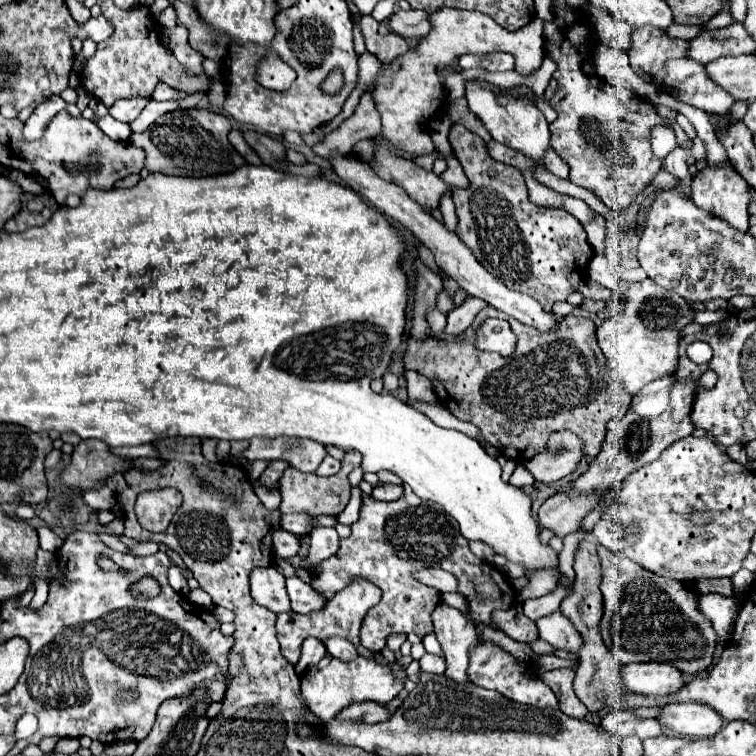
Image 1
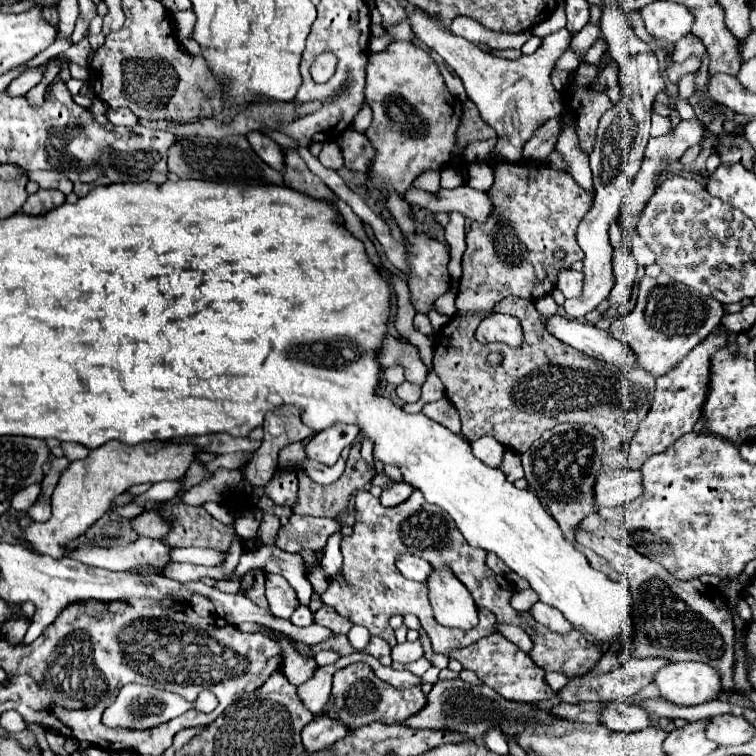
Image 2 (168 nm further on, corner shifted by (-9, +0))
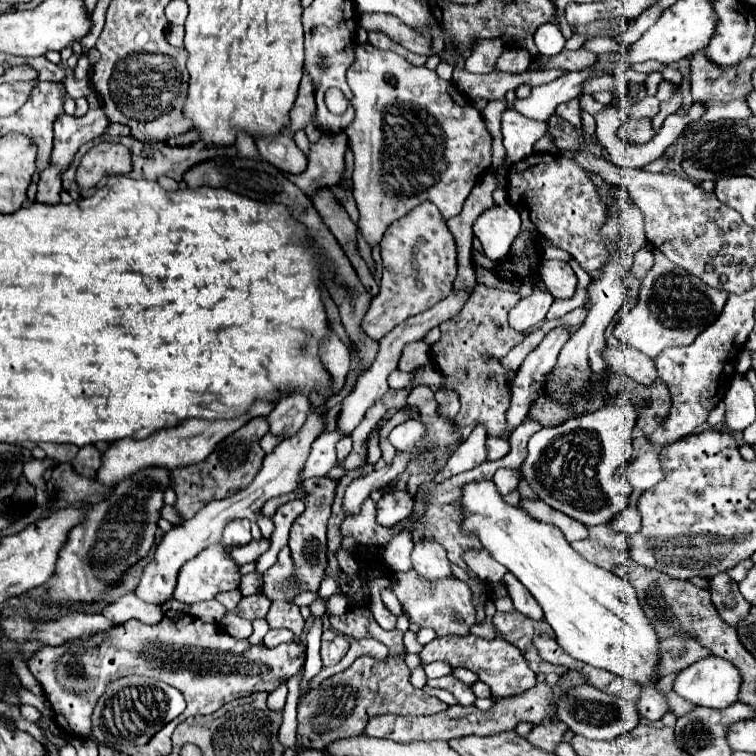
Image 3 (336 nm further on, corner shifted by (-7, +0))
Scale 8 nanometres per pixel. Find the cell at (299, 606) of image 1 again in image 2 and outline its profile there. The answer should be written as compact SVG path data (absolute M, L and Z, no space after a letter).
M300 605L300 607L292 613L290 621L292 621L294 625L298 625L298 627L310 625L310 623L312 623L312 609L310 609L308 605Z

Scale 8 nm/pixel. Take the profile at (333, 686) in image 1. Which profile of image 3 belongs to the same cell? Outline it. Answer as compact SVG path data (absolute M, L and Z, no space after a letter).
M358 639L358 641L352 641L352 645L350 645L348 653L342 657L342 661L338 661L338 663L332 665L332 667L324 667L324 669L312 679L312 683L308 685L308 689L316 689L324 679L328 679L328 677L332 677L332 675L344 671L344 669L350 667L350 665L354 663L354 659L360 657L360 655L374 655L376 659L386 659L386 653L388 653L386 647L384 647L382 643L378 643L376 639Z

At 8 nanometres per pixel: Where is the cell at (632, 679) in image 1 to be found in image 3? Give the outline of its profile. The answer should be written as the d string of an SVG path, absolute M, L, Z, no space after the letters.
M710 655L706 659L700 659L698 663L682 669L682 673L678 673L678 677L674 681L674 691L680 697L684 697L686 701L690 701L692 705L702 705L702 707L712 707L712 709L726 709L726 707L730 707L730 703L738 701L740 683L742 683L742 675L730 661Z

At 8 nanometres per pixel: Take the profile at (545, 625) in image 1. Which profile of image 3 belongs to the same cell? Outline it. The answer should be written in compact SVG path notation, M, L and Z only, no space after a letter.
M510 571L502 577L502 583L504 583L516 611L520 611L522 615L526 615L526 617L530 617L534 621L540 621L544 617L542 609L536 603L536 599L530 595L530 591Z

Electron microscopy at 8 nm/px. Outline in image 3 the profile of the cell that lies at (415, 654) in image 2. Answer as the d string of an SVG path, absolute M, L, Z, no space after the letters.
M446 635L446 637L436 637L428 645L424 645L422 653L422 665L432 663L432 661L448 661L452 667L464 667L470 669L472 673L478 675L482 683L486 683L492 691L494 697L510 697L510 695L520 695L528 691L530 687L536 685L536 675L530 671L526 659L514 647L512 643L506 643L502 639L484 639L478 635Z

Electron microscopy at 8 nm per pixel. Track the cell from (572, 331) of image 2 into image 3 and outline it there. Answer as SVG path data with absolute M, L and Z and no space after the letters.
M620 345L616 349L608 347L604 357L610 363L610 367L614 369L614 373L622 373L636 383L646 385L646 383L654 383L654 379L658 379L654 361L628 345Z

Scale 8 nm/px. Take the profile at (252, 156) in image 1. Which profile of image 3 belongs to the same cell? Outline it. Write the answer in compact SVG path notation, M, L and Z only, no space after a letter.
M278 135L278 137L266 137L266 139L258 139L256 147L260 151L260 155L272 163L274 167L298 175L304 173L308 167L308 159L306 155L298 149L298 145L294 143L294 139L290 135Z

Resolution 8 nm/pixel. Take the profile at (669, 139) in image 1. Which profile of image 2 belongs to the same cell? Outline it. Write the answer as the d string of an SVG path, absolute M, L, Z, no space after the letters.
M653 112L651 116L651 137L660 137L660 135L666 135L668 131L672 129L672 123L668 117L660 117L659 114Z

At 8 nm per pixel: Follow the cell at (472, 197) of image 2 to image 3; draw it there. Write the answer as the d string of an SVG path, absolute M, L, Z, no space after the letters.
M510 203L486 209L474 223L474 235L480 239L482 253L488 259L502 259L502 255L508 255L510 243L520 229L520 213Z

